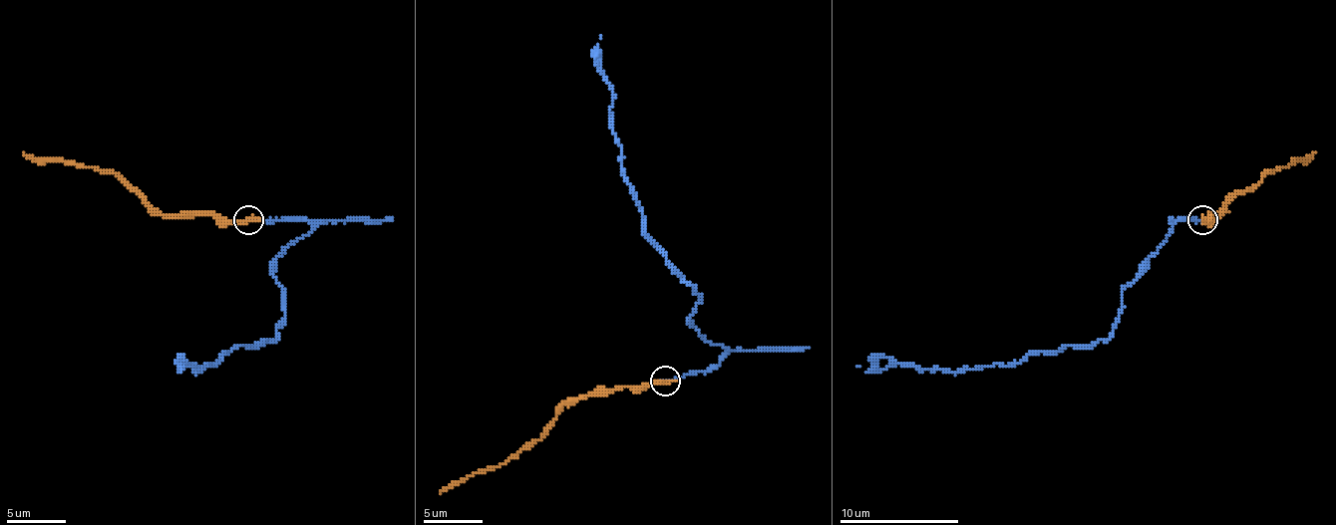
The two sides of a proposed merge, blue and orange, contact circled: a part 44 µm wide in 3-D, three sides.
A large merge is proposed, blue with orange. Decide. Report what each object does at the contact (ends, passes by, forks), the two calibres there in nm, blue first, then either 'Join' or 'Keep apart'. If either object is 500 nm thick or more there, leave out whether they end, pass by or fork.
At the ring blue ends. At the ring orange ends. Thickness 90 nm (blue) against 400 nm. Join

